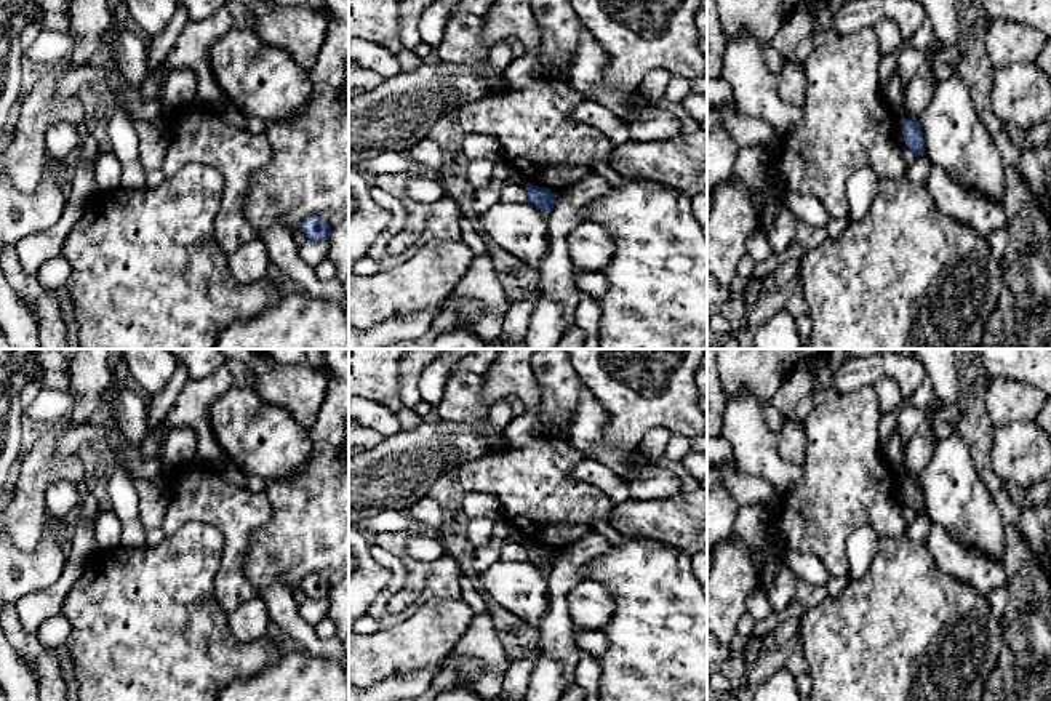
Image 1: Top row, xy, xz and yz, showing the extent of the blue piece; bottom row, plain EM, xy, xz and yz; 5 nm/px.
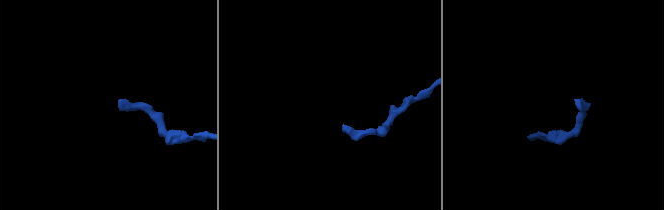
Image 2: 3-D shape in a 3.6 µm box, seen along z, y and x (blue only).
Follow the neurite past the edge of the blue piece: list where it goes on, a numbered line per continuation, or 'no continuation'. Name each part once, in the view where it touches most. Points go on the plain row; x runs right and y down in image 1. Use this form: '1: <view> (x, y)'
no continuation

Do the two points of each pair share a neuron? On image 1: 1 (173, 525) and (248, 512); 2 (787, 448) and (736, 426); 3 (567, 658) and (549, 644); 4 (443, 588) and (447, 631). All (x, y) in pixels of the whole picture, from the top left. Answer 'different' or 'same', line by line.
1: same
2: different
3: same
4: different

